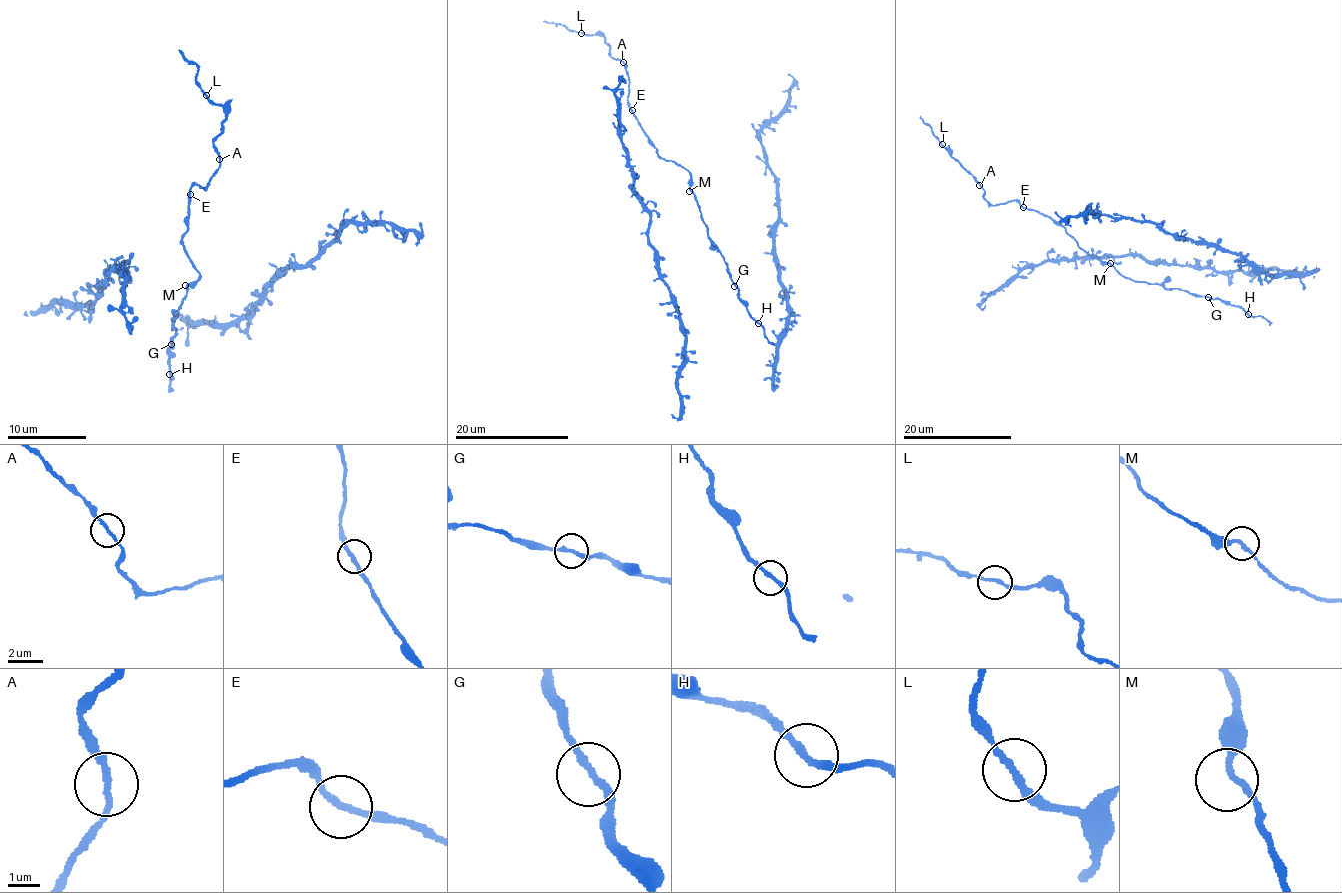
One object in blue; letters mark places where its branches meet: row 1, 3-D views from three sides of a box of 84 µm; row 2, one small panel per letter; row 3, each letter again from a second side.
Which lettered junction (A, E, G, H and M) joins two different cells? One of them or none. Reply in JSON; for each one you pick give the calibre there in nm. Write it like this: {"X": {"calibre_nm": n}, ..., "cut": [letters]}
{"cut": []}

